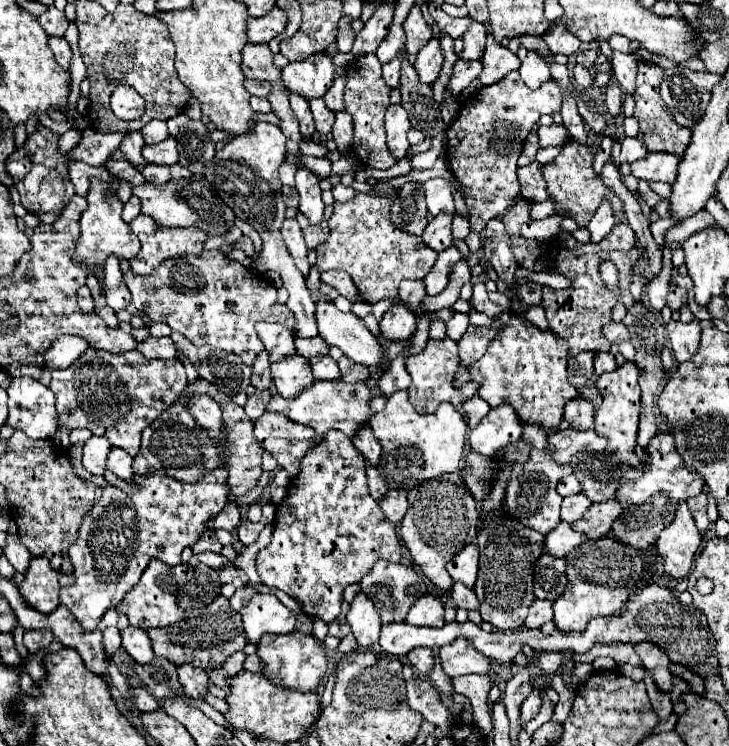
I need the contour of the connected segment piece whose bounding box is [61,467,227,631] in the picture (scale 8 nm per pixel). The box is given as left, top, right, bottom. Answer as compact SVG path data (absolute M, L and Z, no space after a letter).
M223 467L197 483L181 483L155 471L145 477L135 475L139 489L131 495L107 483L103 497L83 519L77 541L69 547L75 583L61 589L61 605L75 615L83 629L97 629L105 611L123 601L151 559L161 559L167 565L181 563L181 551L195 545L205 531L203 523L223 511L227 503L225 479Z

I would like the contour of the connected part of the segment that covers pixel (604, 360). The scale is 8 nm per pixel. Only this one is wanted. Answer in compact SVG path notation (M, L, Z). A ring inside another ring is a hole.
M603 351L595 353L595 375L601 375L605 371L613 371L615 367L617 367L617 363L615 363L613 353L603 353Z

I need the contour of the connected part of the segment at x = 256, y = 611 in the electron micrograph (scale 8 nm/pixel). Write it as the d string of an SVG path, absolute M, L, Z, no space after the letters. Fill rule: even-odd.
M257 593L243 609L243 629L249 643L257 643L265 633L291 633L295 631L297 617L275 595Z

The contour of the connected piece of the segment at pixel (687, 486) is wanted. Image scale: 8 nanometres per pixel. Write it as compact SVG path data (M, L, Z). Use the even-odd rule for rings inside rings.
M669 431L657 433L647 451L651 455L649 463L643 463L641 469L629 469L621 477L621 485L617 489L617 499L623 505L623 515L611 525L611 533L617 541L633 545L637 551L649 547L657 541L659 533L667 523L673 521L675 509L679 501L687 501L703 491L705 481L697 471L689 471L675 449L675 437Z

